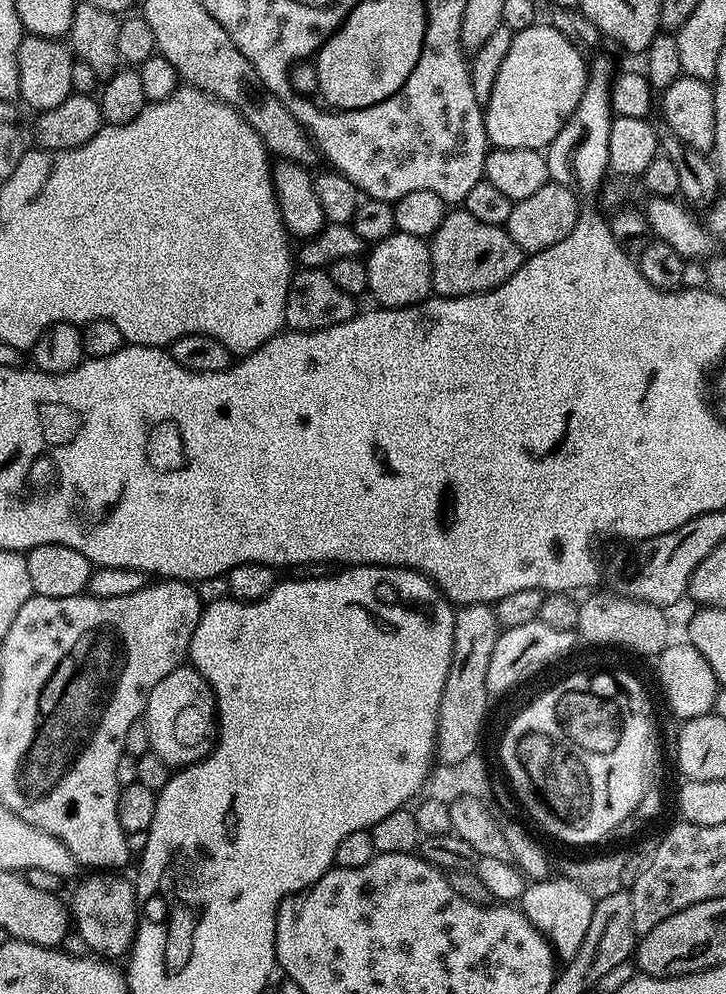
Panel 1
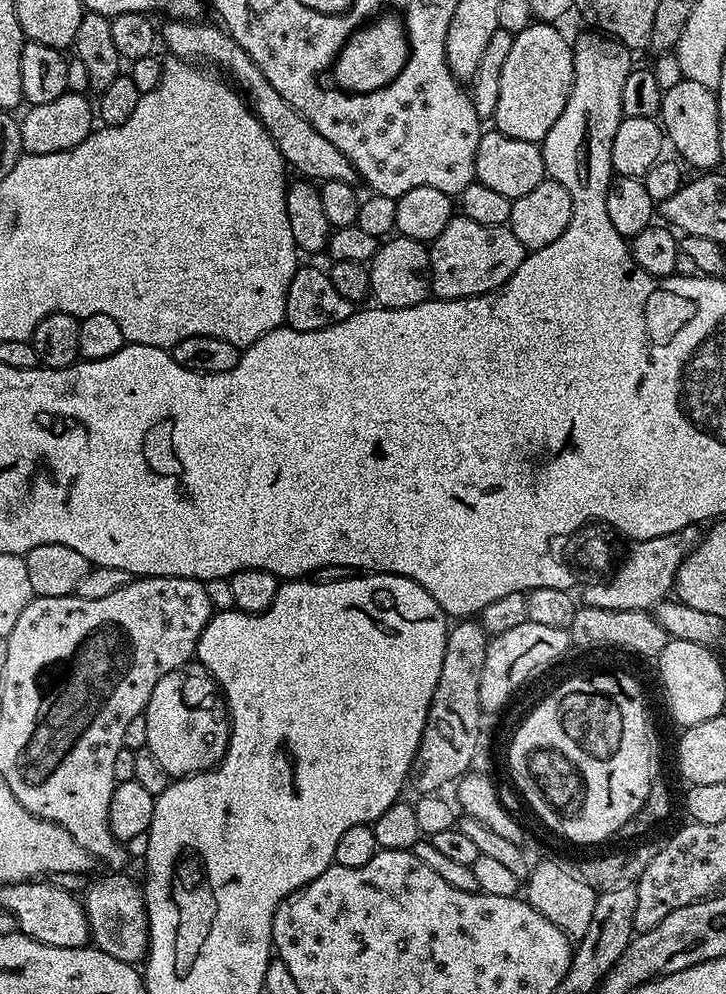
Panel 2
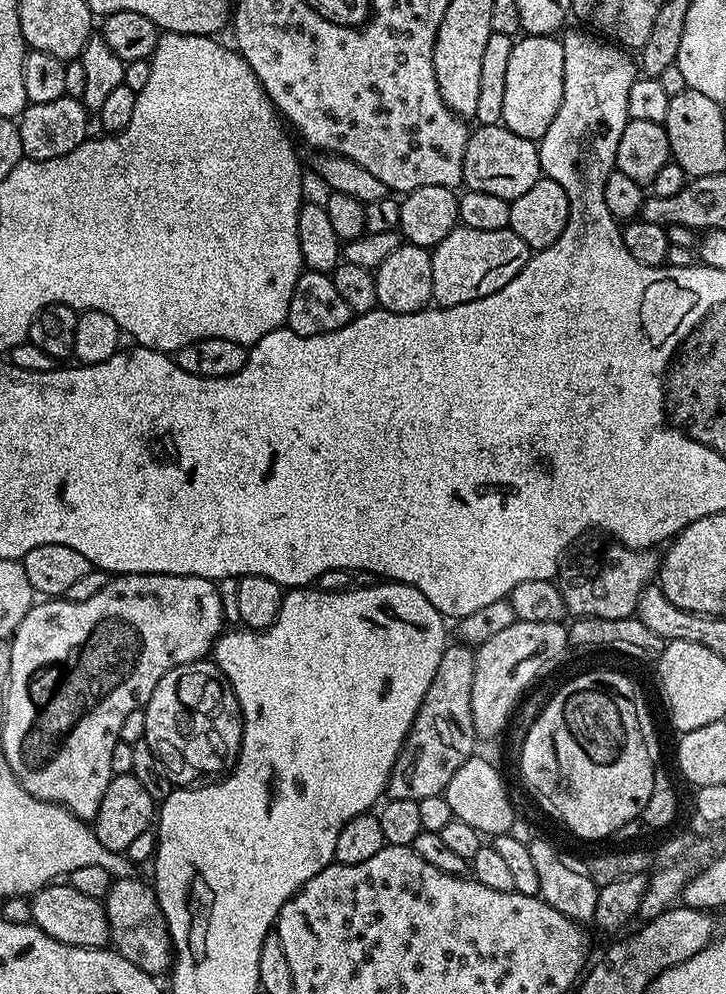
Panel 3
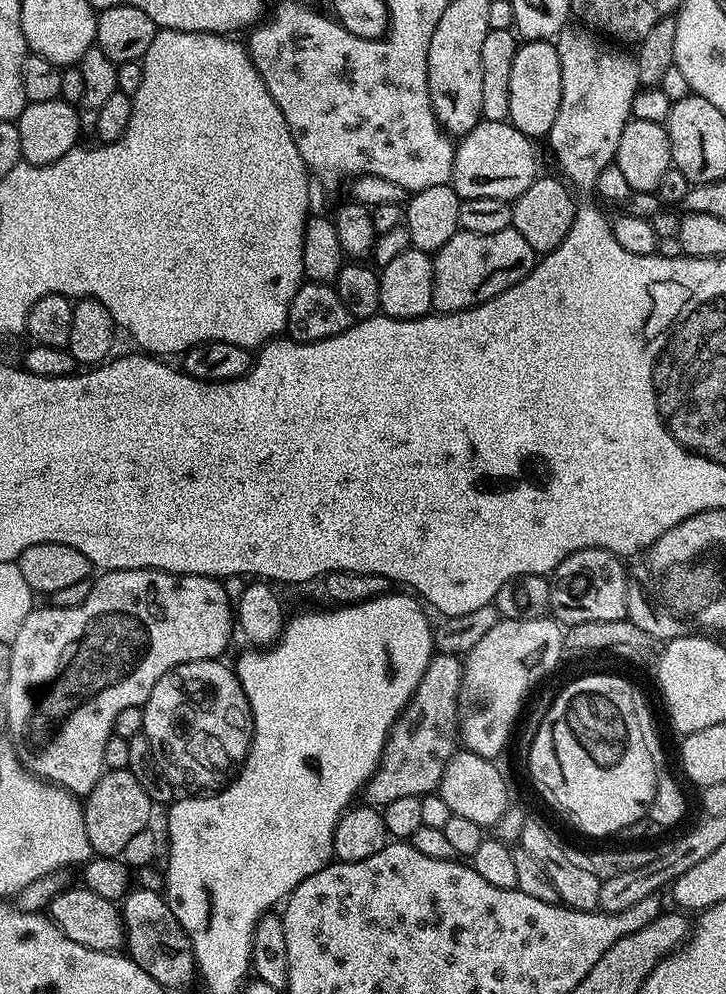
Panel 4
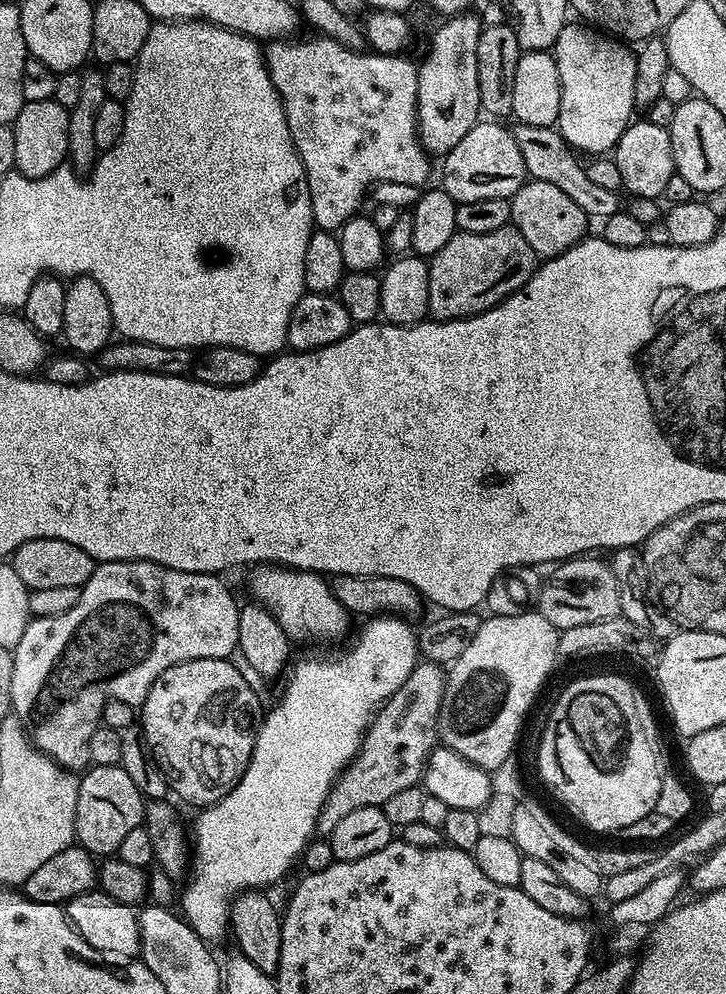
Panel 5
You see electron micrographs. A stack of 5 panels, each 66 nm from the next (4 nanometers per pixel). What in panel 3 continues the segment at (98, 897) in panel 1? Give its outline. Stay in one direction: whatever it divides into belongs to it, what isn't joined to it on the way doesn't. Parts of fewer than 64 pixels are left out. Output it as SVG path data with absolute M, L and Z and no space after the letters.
M129 874L121 880L113 879L102 903L108 919L108 938L114 951L126 958L126 962L134 962L138 970L163 977L163 972L165 975L172 967L174 953L164 915L156 901L155 887L149 881L147 884L144 880L135 880L135 875Z

